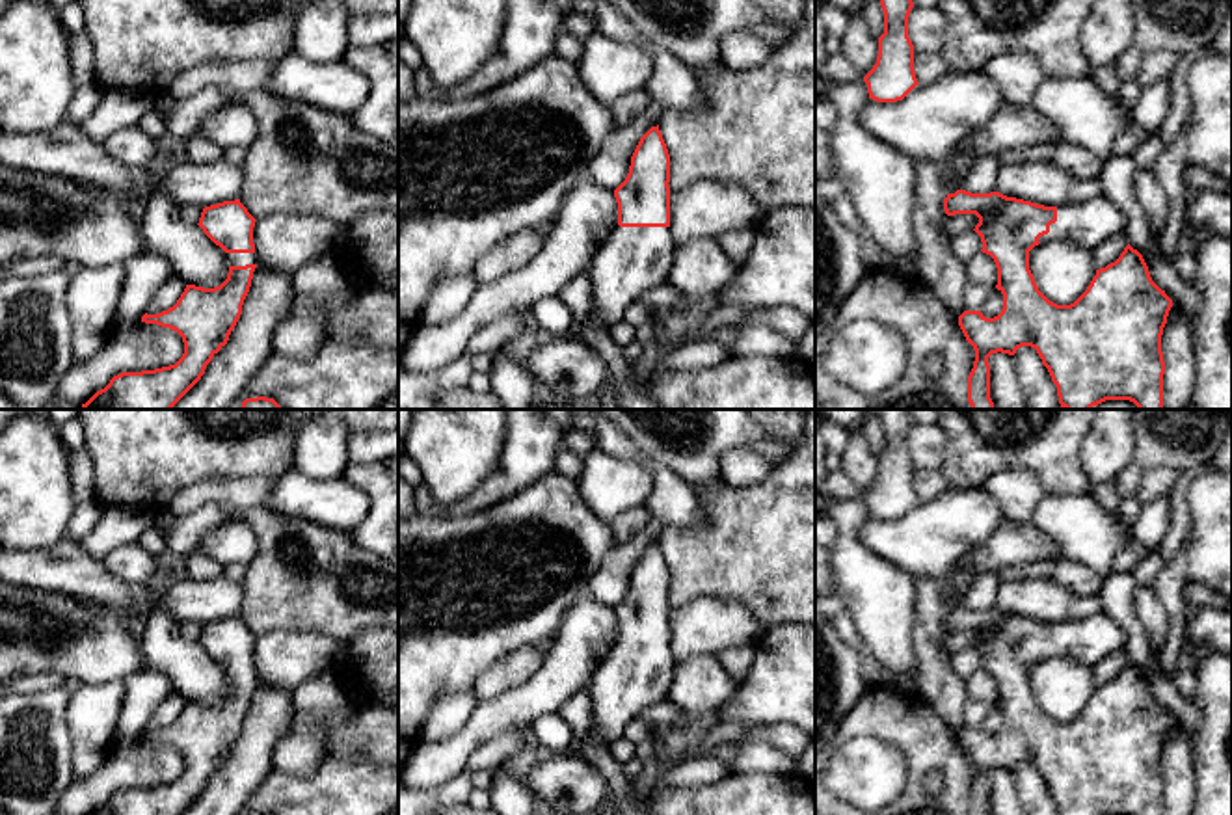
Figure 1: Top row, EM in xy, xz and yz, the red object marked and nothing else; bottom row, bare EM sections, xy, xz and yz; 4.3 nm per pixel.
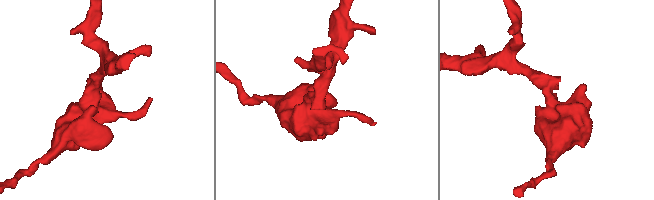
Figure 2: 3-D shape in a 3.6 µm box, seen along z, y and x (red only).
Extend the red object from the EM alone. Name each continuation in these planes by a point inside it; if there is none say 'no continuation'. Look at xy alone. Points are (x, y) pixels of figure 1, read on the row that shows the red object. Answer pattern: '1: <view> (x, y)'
1: xy (235, 259)

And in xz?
1: xz (629, 261)

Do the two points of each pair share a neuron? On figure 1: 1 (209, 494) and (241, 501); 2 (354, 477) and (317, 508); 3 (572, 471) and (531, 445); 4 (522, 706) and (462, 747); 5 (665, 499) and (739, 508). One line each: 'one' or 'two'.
1: one
2: two
3: two
4: one
5: two

